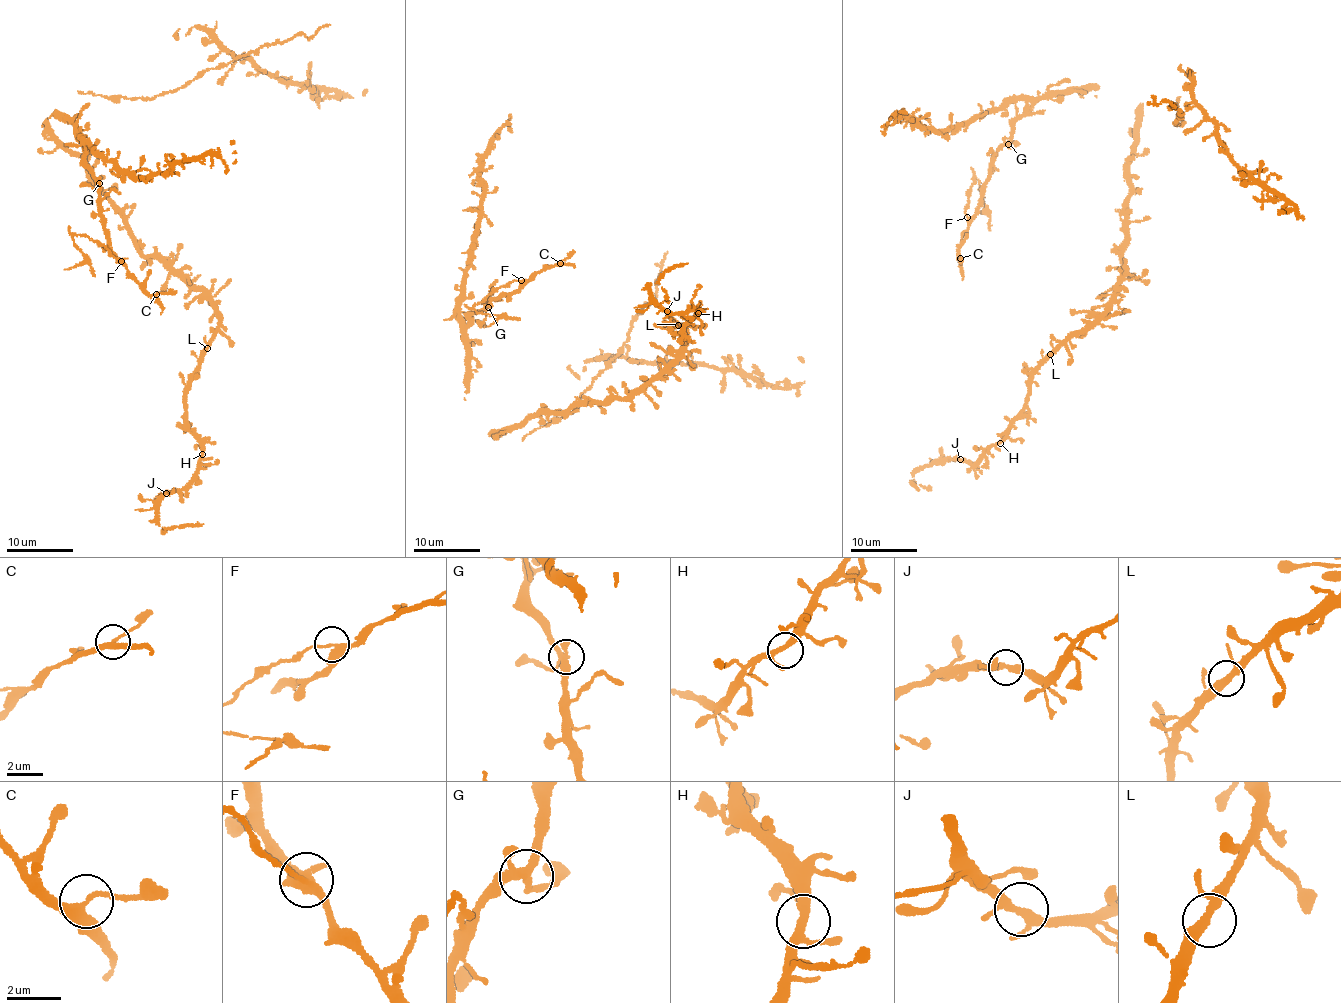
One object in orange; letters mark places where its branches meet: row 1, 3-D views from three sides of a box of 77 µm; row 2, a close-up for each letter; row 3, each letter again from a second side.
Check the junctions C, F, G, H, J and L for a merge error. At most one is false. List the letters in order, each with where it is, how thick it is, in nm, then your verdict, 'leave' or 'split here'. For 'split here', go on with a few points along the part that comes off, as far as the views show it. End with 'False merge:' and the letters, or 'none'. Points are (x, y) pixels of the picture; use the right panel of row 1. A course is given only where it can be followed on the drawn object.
C: (960, 258) | 280 nm | leave
F: (967, 217) | 320 nm | split here | (968, 218), (965, 213), (974, 178), (985, 210), (980, 212)
G: (1008, 144) | 280 nm | leave
H: (1000, 443) | 240 nm | leave
J: (960, 459) | 260 nm | leave
L: (1050, 354) | 280 nm | leave
False merge: F

